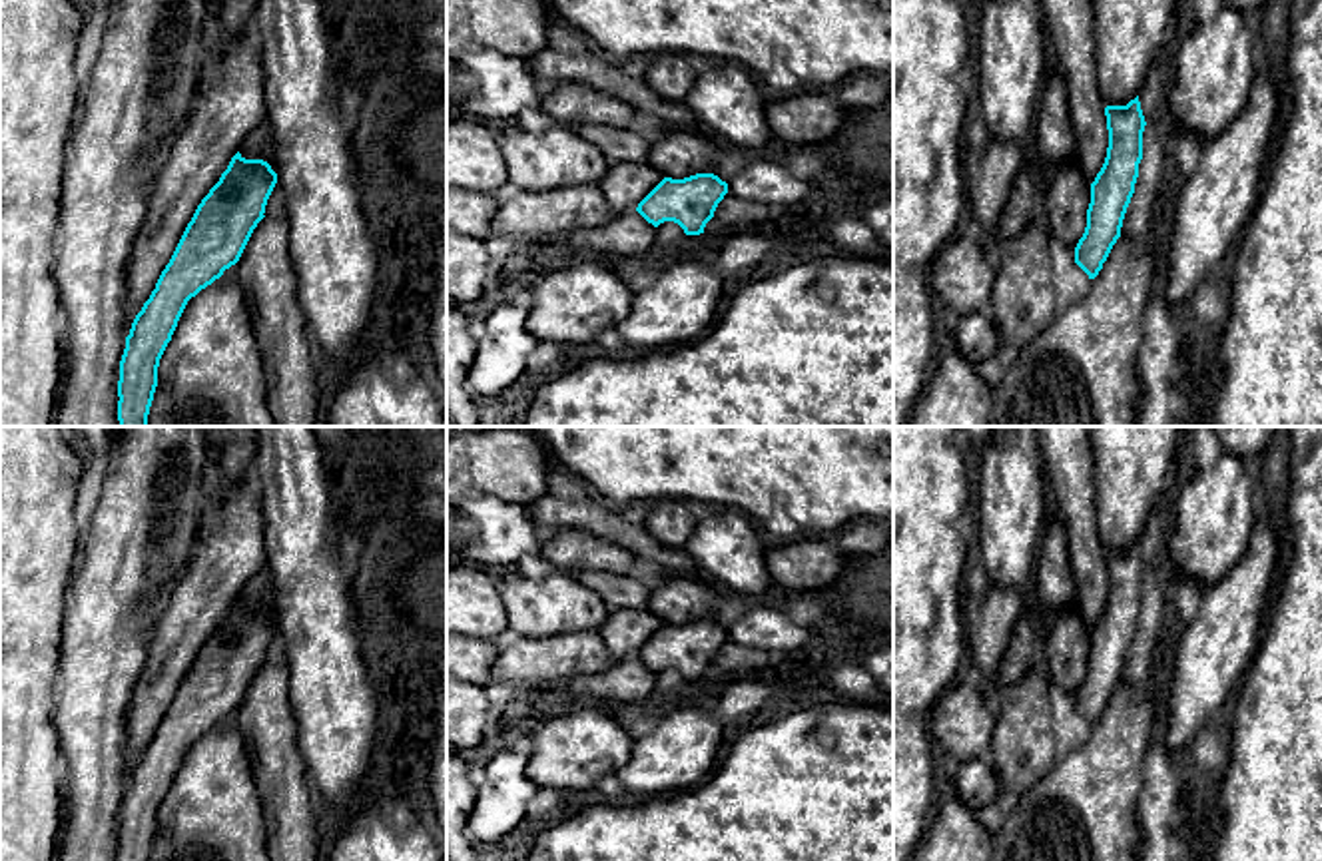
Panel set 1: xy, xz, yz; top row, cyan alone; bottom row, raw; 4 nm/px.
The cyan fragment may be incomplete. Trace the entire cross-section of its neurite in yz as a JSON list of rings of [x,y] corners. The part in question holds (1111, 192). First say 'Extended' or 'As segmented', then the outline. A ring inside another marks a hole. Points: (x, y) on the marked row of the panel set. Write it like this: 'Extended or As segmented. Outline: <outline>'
As segmented. Outline: [[[1139,96],[1127,106],[1107,106],[1109,147],[1107,157],[1091,183],[1087,227],[1075,247],[1075,263],[1095,279],[1113,245],[1121,237],[1123,219],[1143,159],[1145,116]]]

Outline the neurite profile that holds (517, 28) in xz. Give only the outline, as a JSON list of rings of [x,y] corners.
[[[447,0],[447,42],[530,58],[548,46],[544,0]]]

